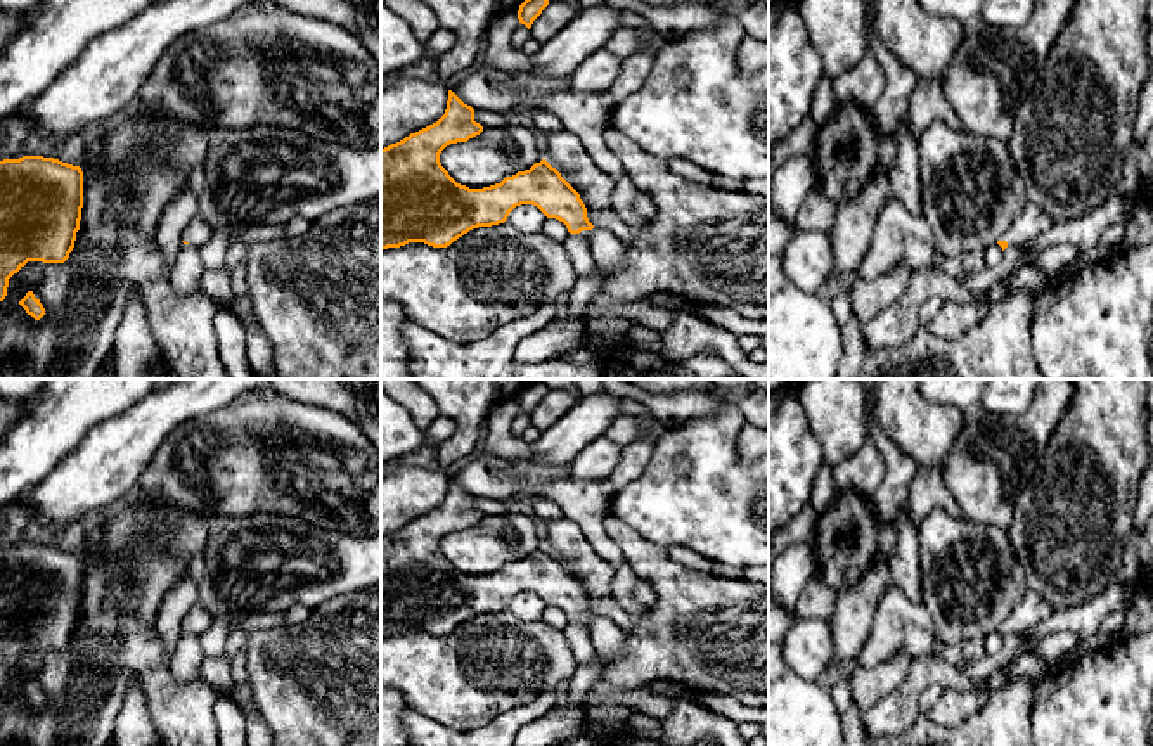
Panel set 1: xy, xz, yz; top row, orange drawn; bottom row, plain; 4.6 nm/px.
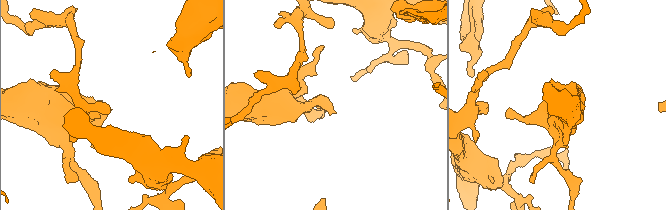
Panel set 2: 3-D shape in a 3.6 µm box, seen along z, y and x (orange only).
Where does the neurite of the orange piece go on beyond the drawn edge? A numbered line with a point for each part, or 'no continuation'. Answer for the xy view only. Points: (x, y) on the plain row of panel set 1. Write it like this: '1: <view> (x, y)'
1: xy (196, 620)

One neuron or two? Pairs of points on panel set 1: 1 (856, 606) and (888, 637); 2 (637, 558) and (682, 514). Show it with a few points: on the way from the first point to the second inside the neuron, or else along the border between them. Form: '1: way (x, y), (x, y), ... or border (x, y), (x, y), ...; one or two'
1: border (895, 587), (876, 604), (871, 634), (856, 658); two
2: border (620, 518), (643, 537), (665, 547); two

